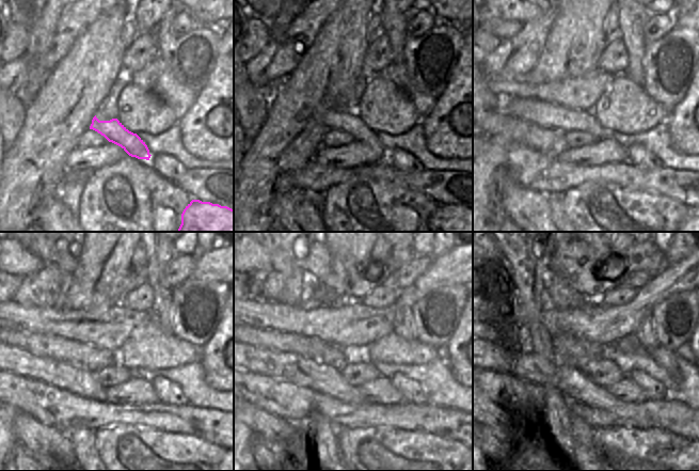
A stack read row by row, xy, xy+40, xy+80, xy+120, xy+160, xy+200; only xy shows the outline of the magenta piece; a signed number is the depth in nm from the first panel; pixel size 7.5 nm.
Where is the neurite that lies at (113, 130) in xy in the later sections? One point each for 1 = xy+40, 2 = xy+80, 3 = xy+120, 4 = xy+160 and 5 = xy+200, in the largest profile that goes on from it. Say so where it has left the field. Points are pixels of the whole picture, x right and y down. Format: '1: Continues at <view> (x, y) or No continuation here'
1: Continues at xy+40 (339, 120)
2: Continues at xy+80 (547, 115)
3: Continues at xy+120 (61, 349)
4: Continues at xy+160 (320, 352)
5: Continues at xy+200 (494, 333)

